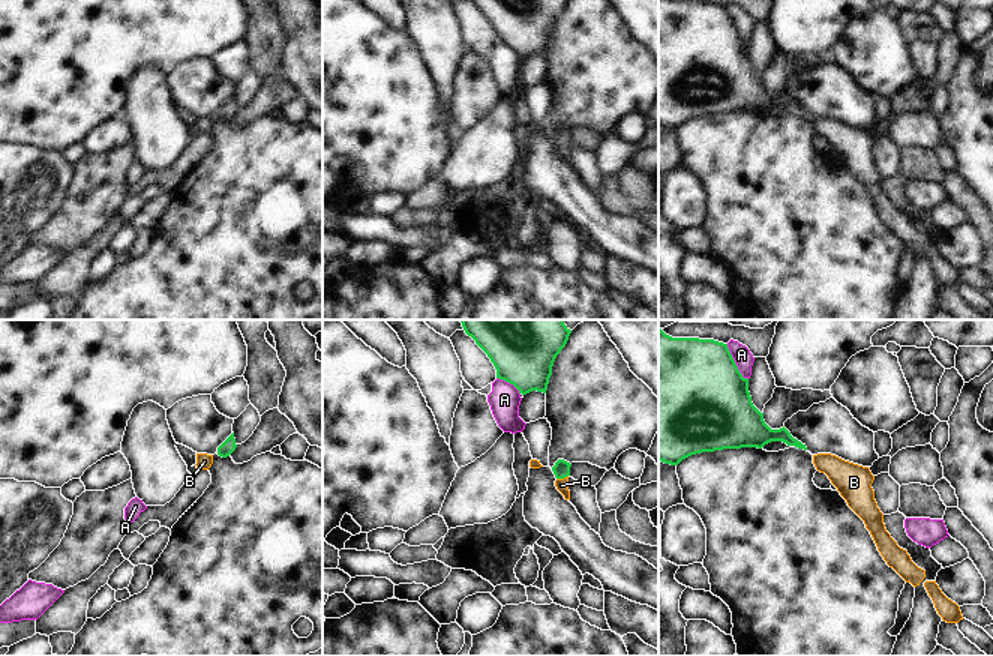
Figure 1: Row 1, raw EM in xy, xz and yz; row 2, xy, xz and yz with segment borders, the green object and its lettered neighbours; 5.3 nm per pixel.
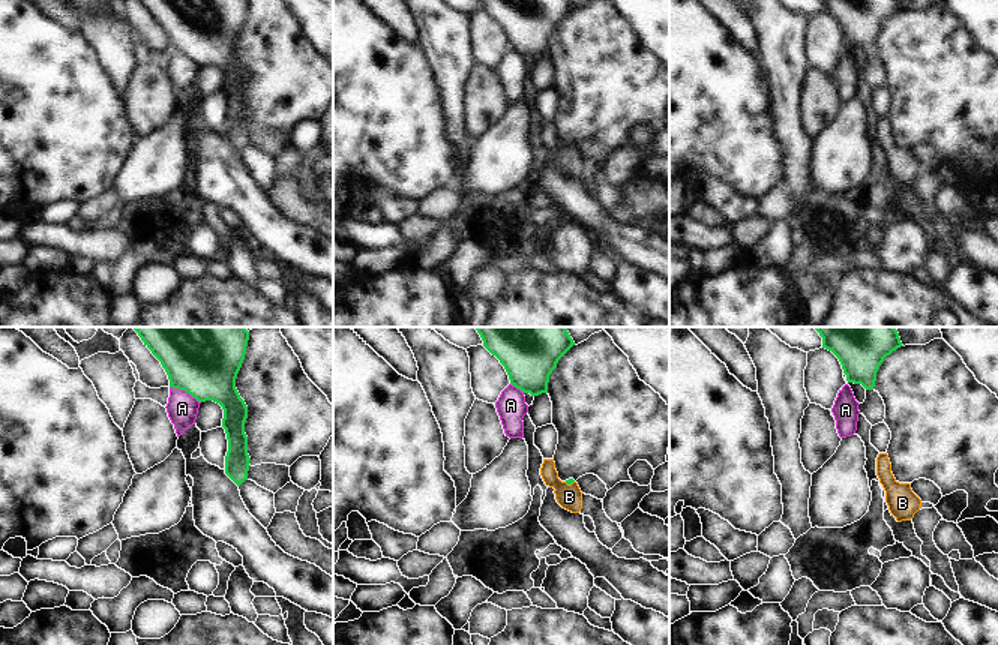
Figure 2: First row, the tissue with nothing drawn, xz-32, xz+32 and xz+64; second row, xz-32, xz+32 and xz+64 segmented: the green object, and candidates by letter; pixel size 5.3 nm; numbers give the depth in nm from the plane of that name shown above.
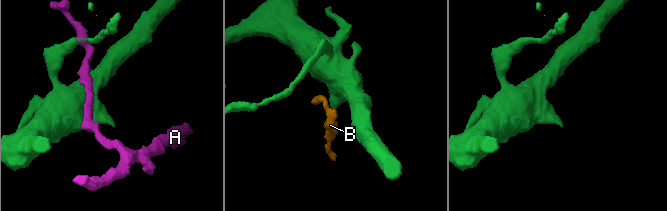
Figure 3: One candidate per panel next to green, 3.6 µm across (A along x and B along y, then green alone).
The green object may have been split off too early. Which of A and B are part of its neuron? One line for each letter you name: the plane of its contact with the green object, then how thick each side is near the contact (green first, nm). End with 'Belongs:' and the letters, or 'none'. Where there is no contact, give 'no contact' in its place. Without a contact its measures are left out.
B: meets green in xz; 90 nm thick on the green side, 70 nm on the other
Belongs: B

